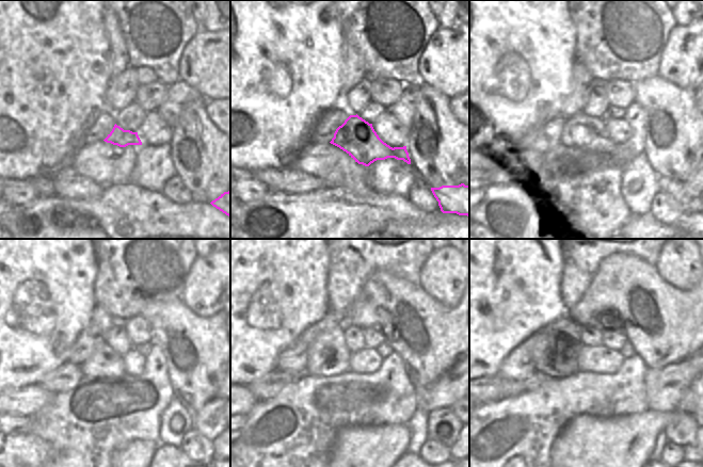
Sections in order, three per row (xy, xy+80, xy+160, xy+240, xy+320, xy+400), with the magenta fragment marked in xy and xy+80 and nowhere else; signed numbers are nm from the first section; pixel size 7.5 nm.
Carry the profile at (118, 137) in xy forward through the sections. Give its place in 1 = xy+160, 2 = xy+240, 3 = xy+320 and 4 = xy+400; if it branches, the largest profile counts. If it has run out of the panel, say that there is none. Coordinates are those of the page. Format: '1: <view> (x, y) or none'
1: xy+160 (581, 130)
2: xy+240 (104, 363)
3: xy+320 (328, 355)
4: xy+400 (555, 347)

